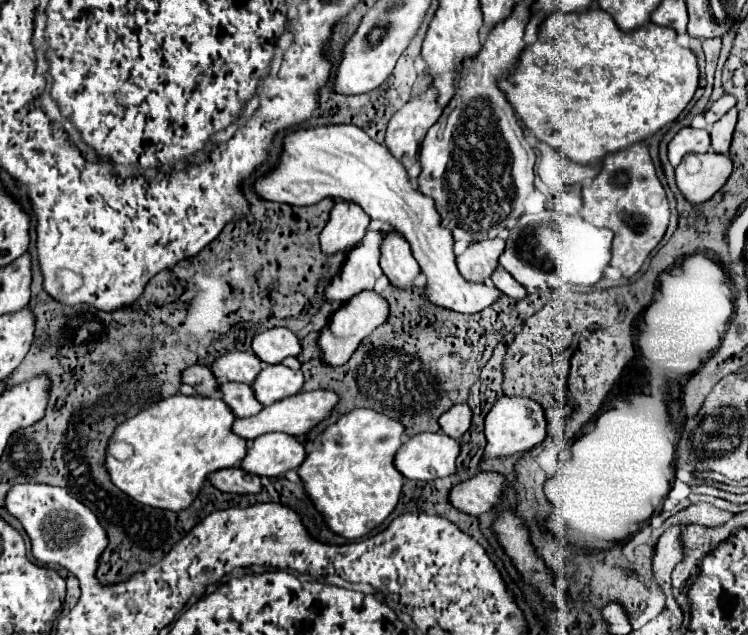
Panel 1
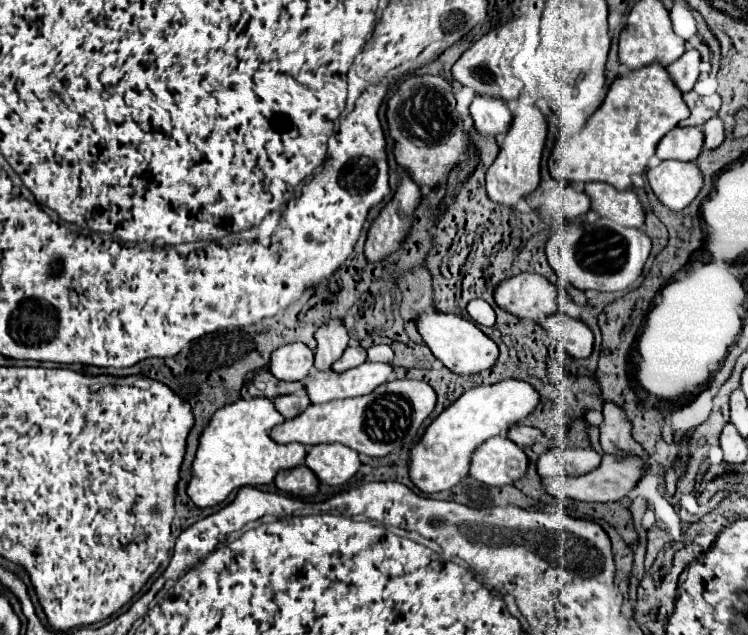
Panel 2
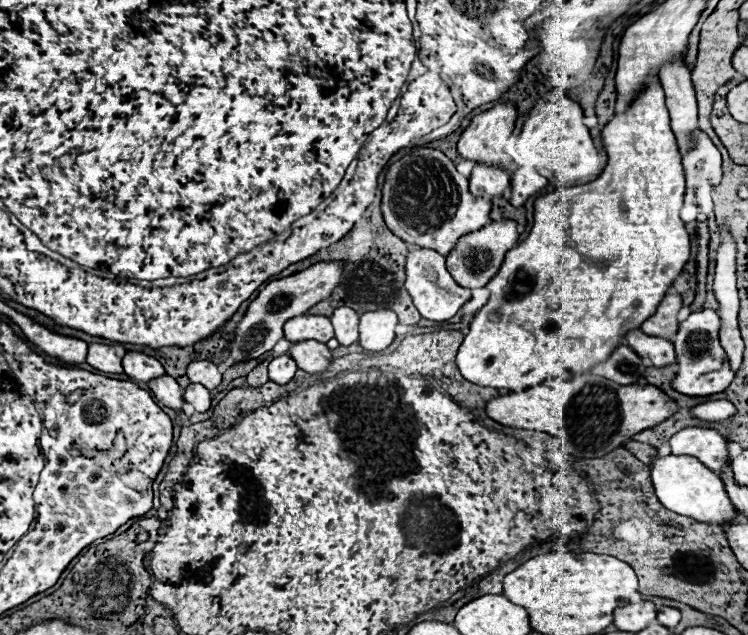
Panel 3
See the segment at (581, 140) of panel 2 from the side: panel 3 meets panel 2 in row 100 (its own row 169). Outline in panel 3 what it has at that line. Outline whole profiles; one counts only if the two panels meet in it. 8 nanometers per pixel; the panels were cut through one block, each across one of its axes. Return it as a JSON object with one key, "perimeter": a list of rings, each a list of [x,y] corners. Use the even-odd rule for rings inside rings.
{"perimeter":[[[656,76],[650,78],[648,84],[644,84],[644,88],[634,96],[634,100],[624,110],[616,110],[614,116],[608,118],[608,124],[602,130],[602,144],[608,156],[608,164],[602,170],[602,174],[588,184],[572,187],[560,186],[555,188],[558,192],[554,194],[538,196],[534,202],[534,226],[528,238],[520,242],[514,250],[510,250],[510,254],[504,258],[500,272],[486,284],[486,288],[490,290],[488,304],[482,310],[478,310],[478,314],[470,322],[470,332],[464,338],[458,350],[458,356],[456,356],[456,364],[468,382],[478,384],[478,386],[492,386],[492,388],[504,388],[510,392],[518,392],[518,390],[536,386],[548,378],[574,378],[574,376],[588,372],[594,364],[604,362],[612,354],[612,350],[622,344],[622,338],[628,330],[640,328],[644,318],[650,318],[656,312],[660,298],[664,298],[666,290],[680,276],[682,266],[688,262],[690,240],[688,240],[684,222],[680,220],[686,178],[684,178],[684,168],[682,168],[682,156],[678,152],[678,144],[670,128],[670,116],[664,104],[664,92]]]}

